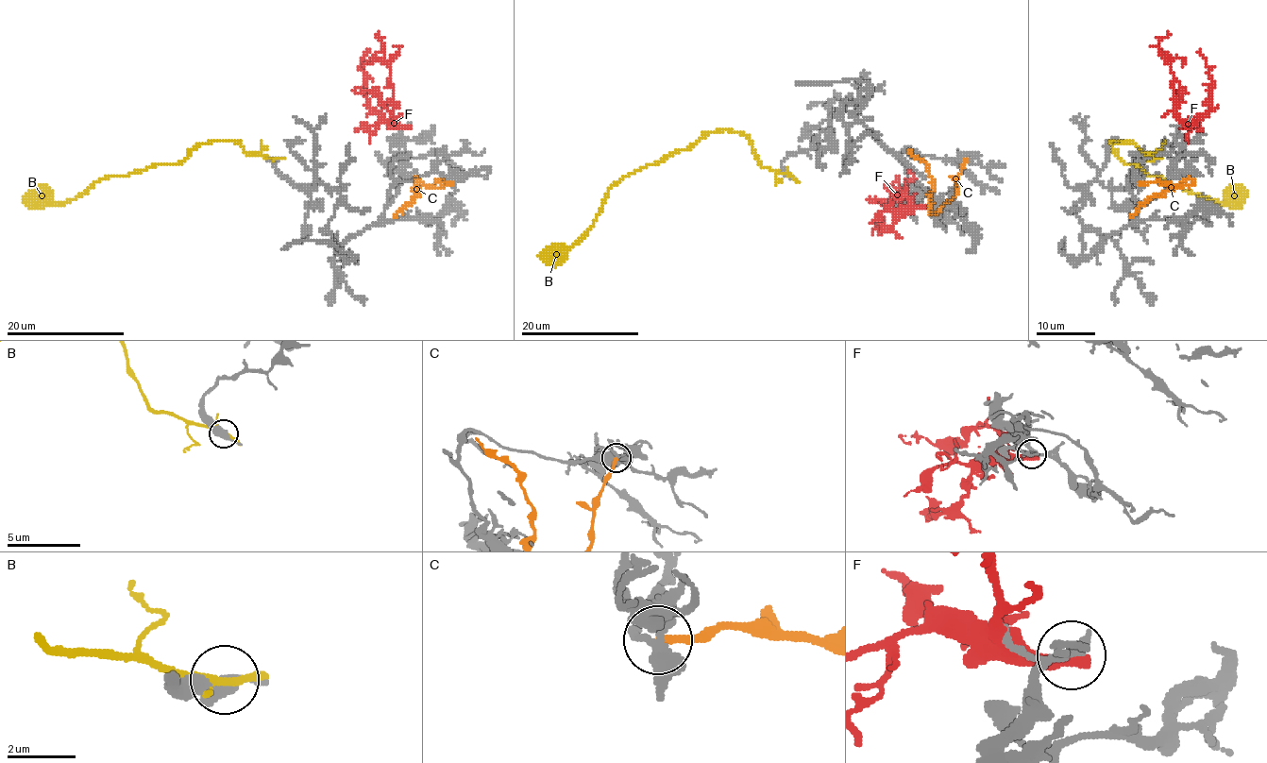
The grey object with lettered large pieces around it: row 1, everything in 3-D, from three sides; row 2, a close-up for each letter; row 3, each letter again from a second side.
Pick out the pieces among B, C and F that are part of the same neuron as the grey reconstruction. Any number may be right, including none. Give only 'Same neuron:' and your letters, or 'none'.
Same neuron: none

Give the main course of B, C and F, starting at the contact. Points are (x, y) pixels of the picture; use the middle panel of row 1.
B: (791, 177), (763, 168), (744, 134), (705, 132), (618, 179), (591, 228), (570, 247), (536, 256)
C: (966, 159), (955, 193), (931, 211), (932, 177), (927, 166), (908, 150)
F: (921, 206), (907, 206), (897, 221), (881, 232), (876, 225), (884, 218)

